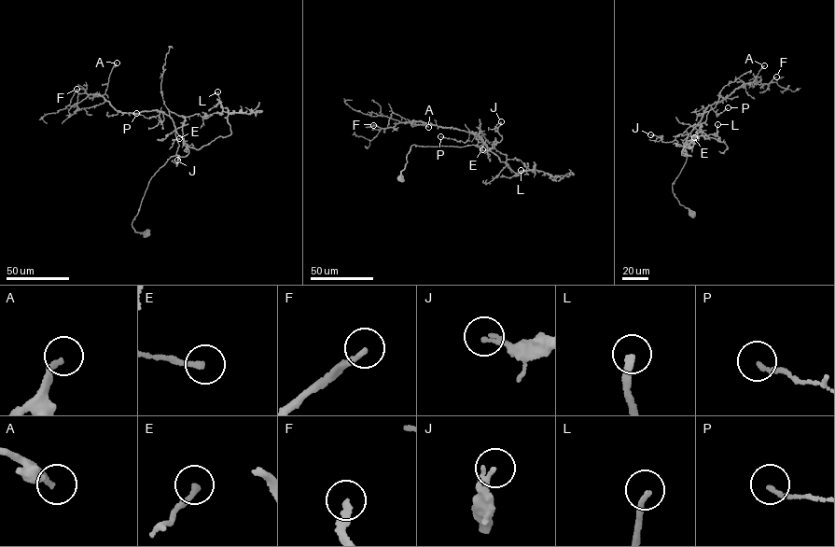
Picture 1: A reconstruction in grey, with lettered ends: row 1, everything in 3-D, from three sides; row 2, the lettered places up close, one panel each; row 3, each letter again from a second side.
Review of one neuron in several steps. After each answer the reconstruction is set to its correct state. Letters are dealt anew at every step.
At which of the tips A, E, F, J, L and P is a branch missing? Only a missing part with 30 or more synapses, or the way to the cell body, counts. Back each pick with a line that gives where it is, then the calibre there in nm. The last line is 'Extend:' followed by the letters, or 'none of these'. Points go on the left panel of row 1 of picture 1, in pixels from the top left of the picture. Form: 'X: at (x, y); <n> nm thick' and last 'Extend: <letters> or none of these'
A: at (117, 63); 190 nm thick
F: at (76, 89); 240 nm thick
L: at (217, 91); 200 nm thick
Extend: A, F, L

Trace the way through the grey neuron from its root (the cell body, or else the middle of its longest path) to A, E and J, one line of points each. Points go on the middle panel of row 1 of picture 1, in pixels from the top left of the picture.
A: (398, 179), (413, 145), (459, 147), (485, 144), (470, 132), (413, 119), (410, 122), (412, 126), (428, 127)
E: (398, 179), (413, 145), (459, 147), (485, 144), (482, 149)
J: (398, 179), (412, 145), (479, 147), (485, 144), (482, 138), (493, 148), (494, 140), (502, 139), (501, 121)

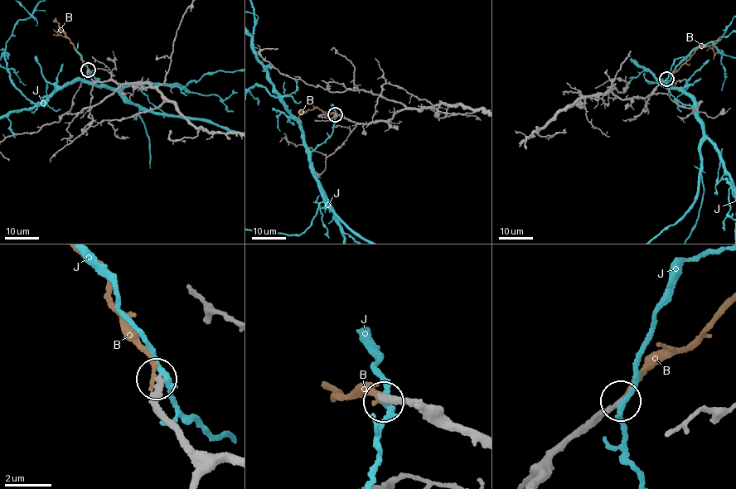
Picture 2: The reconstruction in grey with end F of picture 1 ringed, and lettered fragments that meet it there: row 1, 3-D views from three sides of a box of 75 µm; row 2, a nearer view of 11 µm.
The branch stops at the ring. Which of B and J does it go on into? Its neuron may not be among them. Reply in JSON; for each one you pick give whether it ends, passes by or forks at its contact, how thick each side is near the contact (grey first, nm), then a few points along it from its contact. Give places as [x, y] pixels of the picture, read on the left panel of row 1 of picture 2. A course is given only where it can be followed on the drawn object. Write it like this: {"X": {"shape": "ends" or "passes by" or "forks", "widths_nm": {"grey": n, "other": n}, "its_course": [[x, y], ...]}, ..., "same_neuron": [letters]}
{"B": {"shape": "ends", "widths_nm": {"grey": 240, "other": 220}, "its_course": [[87, 70], [65, 32], [60, 29], [57, 35], [53, 34]]}, "same_neuron": ["B"]}

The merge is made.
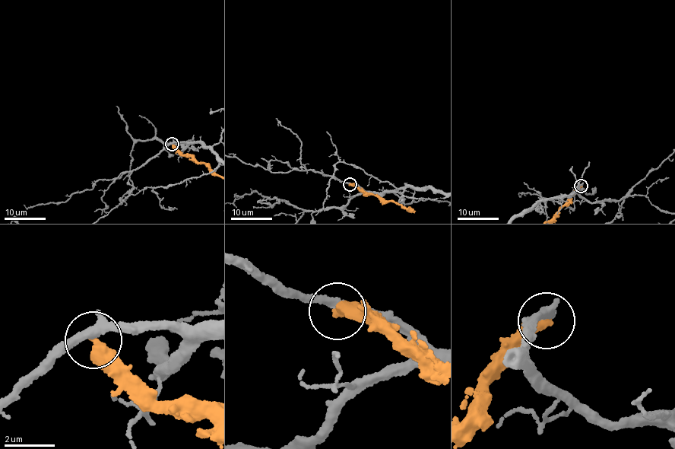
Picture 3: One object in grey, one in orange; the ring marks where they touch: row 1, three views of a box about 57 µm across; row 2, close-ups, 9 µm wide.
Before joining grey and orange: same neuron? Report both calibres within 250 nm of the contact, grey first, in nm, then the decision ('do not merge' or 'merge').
380 nm thick on the grey side, 440 nm on the other; do not merge

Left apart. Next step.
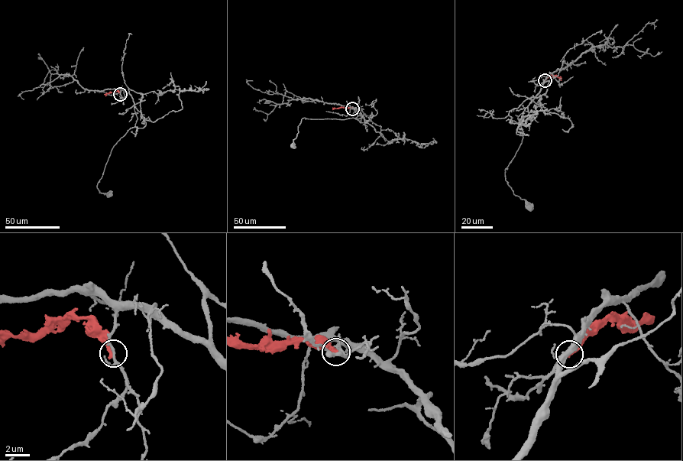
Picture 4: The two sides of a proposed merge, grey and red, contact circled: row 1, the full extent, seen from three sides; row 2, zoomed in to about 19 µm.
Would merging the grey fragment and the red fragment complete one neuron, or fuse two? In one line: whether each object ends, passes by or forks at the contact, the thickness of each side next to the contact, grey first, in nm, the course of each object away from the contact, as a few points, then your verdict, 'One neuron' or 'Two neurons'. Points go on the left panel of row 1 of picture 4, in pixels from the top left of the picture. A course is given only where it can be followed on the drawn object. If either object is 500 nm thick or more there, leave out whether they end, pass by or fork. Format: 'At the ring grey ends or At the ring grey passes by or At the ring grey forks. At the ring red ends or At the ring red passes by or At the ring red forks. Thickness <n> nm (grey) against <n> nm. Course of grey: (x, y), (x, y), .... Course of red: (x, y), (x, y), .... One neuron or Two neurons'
At the ring grey forks. At the ring red ends. Thickness 150 nm (grey) against 320 nm. Course of grey: (121, 94), (122, 89), (131, 96), (137, 118), (134, 126), (114, 146), (97, 183), (99, 192), (108, 195). Course of red: (120, 93), (116, 90), (107, 93), (105, 95). Two neurons

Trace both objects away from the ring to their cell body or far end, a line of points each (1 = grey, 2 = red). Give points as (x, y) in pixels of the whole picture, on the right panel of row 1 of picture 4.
1: (545, 80), (539, 92), (518, 117), (522, 142), (505, 169), (506, 180), (514, 194), (531, 208)
2: (545, 79), (551, 75), (560, 76), (561, 80)

